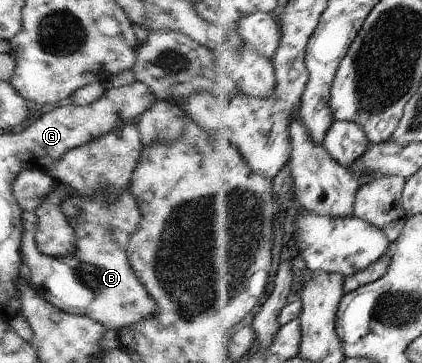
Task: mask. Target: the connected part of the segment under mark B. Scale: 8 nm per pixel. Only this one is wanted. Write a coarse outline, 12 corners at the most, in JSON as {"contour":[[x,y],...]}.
{"contour":[[120,195],[62,201],[68,257],[42,254],[23,212],[27,282],[58,309],[119,330],[158,313],[127,247],[142,221]]}

